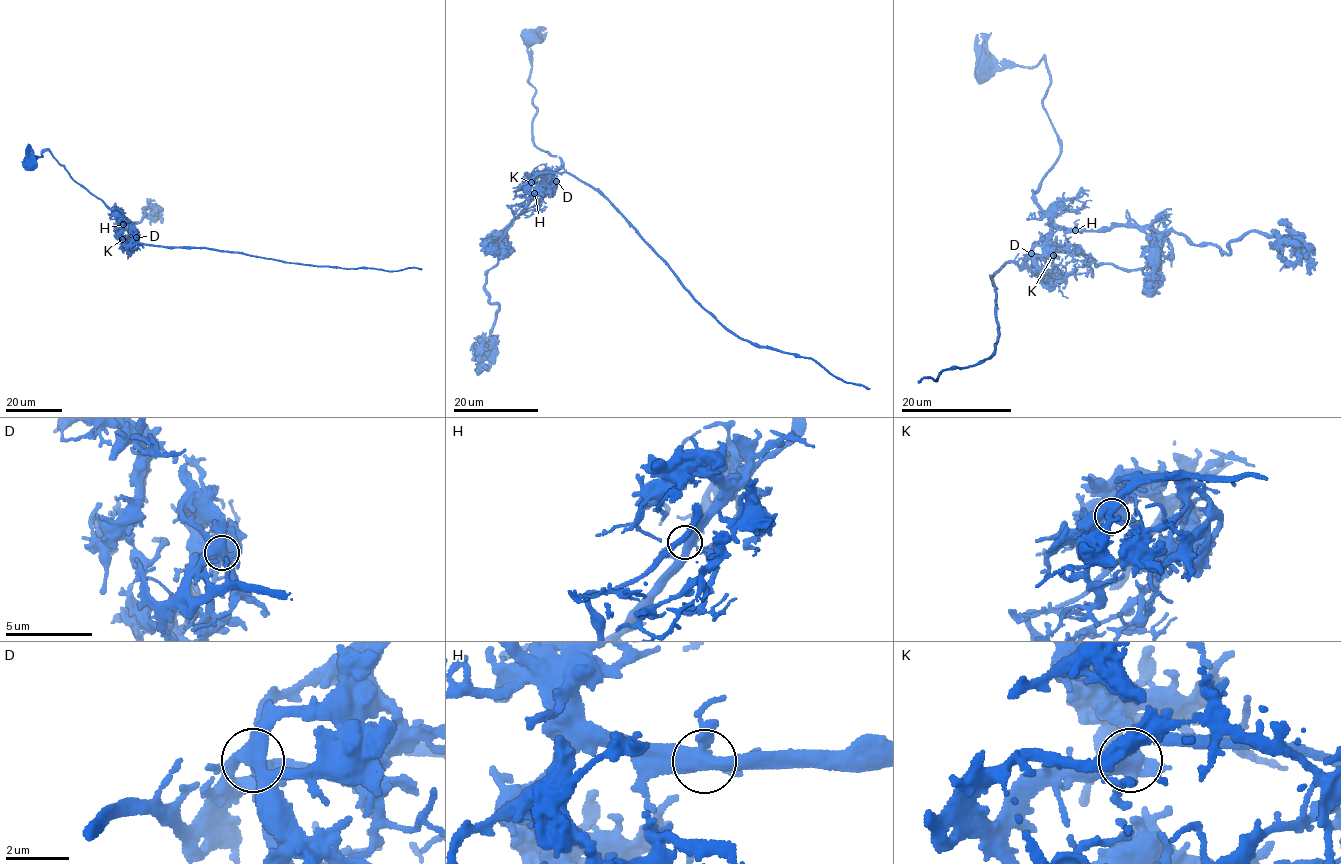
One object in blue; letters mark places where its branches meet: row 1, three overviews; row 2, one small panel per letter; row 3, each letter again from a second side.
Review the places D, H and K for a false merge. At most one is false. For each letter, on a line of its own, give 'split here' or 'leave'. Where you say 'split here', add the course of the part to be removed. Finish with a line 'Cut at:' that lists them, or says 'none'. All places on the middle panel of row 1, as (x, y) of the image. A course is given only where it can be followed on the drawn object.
D: leave
H: leave
K: split here | (532, 181), (539, 172), (569, 172), (599, 189), (727, 329), (765, 347), (811, 357), (834, 376), (868, 389)
Cut at: K

